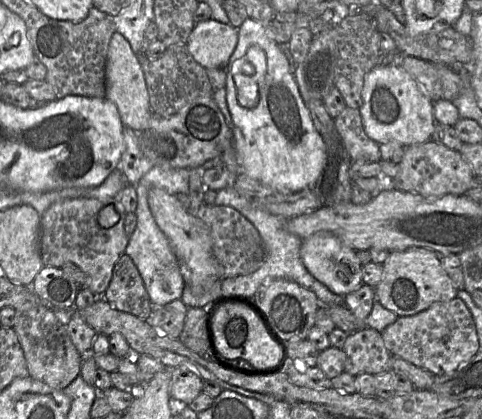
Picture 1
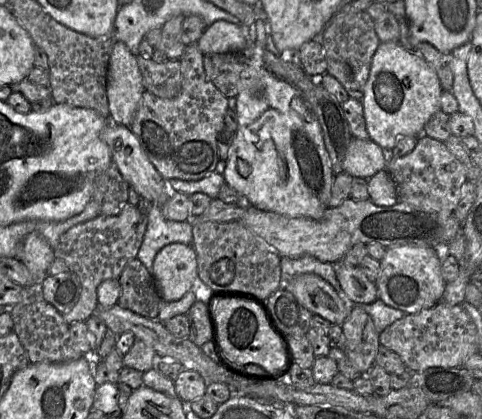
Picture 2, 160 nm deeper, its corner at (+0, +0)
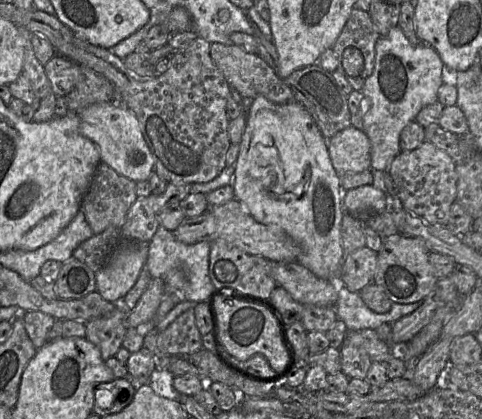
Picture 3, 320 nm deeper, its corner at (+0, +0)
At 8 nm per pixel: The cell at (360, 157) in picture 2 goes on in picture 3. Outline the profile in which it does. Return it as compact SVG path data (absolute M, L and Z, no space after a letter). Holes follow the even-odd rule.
M350 125L328 139L327 144L338 175L371 169L371 142L363 130Z

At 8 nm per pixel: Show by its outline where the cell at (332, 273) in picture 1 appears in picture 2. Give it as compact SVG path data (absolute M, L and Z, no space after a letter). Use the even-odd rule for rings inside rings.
M334 264L342 290L355 303L371 304L377 300L377 287L359 267Z

